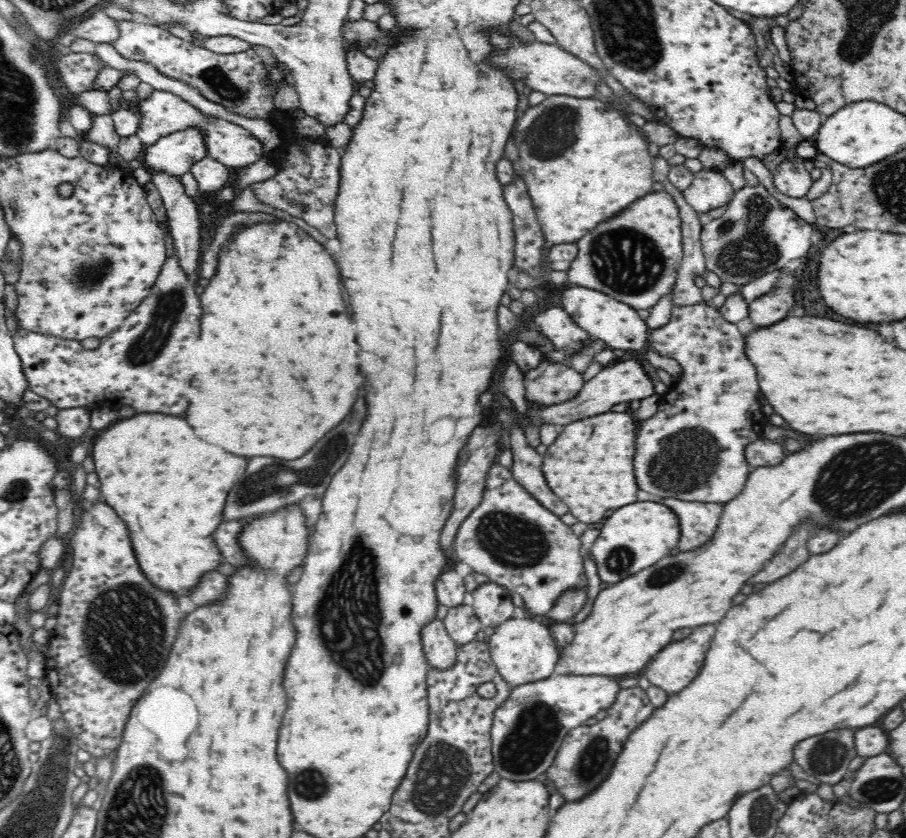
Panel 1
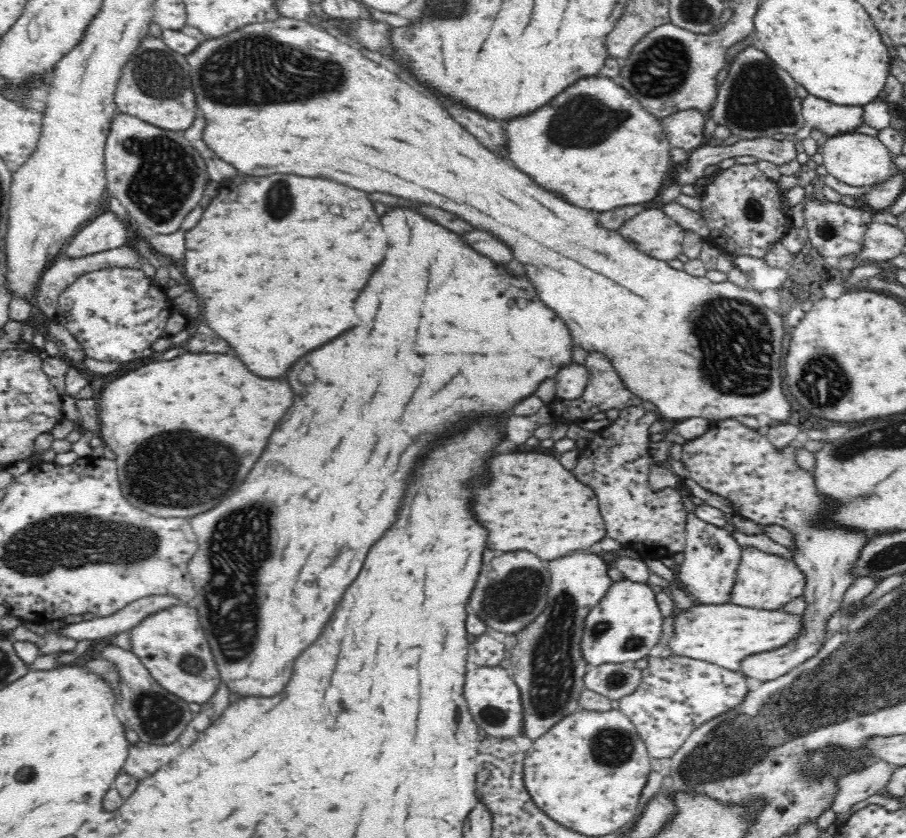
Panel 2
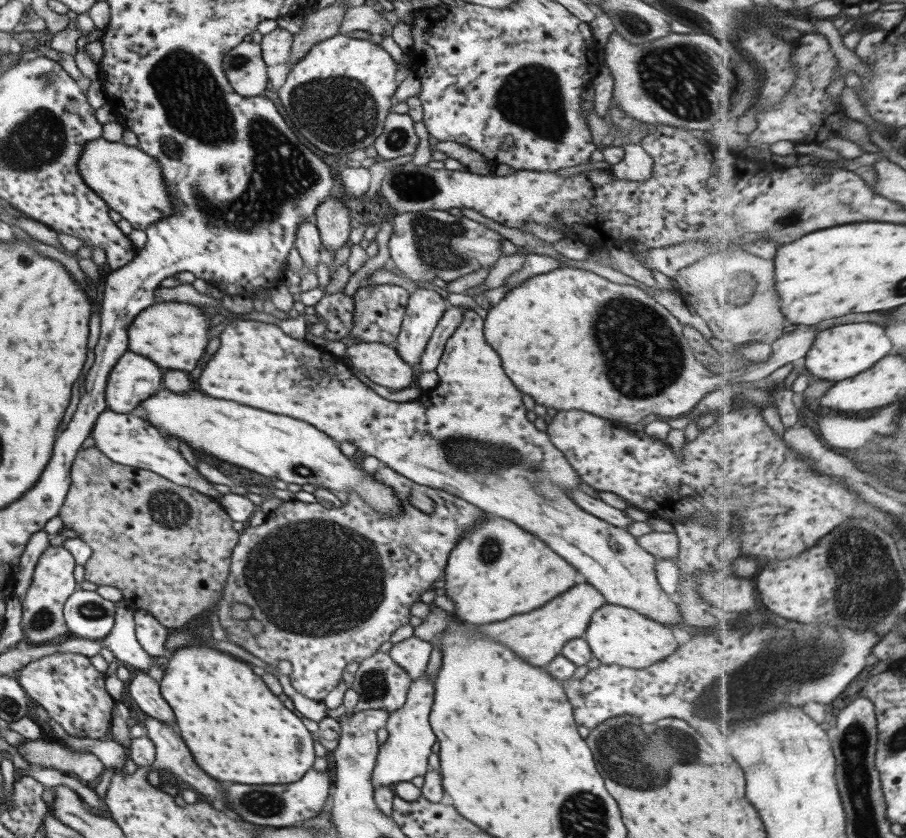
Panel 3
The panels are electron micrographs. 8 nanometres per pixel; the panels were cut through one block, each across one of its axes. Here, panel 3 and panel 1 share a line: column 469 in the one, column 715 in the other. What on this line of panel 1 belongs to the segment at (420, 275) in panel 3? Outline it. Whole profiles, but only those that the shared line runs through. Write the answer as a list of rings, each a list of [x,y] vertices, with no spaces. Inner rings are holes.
[[[758,183],[738,189],[727,204],[727,209],[719,218],[705,219],[700,240],[707,270],[717,274],[722,282],[733,282],[739,286],[748,284],[768,272],[784,268],[790,260],[801,258],[810,250],[812,224],[798,217],[792,209],[780,203],[766,188]]]

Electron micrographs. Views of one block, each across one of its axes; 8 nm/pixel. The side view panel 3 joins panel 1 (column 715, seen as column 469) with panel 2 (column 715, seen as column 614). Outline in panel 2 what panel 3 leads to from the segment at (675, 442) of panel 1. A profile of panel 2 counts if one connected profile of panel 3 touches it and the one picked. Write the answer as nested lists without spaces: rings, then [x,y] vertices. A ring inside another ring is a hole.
[[[681,480],[677,490],[682,495],[686,510],[684,560],[677,565],[680,582],[690,591],[690,596],[694,596],[700,603],[728,604],[735,586],[737,568],[742,560],[743,547],[731,536],[727,527],[707,524],[695,515],[697,506],[689,499],[692,494],[684,480]]]

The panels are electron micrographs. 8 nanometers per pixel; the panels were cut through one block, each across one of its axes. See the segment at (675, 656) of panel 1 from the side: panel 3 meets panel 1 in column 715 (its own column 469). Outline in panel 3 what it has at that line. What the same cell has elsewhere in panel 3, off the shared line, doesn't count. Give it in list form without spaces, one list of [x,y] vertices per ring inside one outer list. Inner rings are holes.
[[[587,583],[578,584],[569,592],[564,592],[561,596],[550,600],[532,612],[512,616],[508,620],[486,624],[486,626],[468,626],[468,632],[484,634],[484,636],[504,644],[512,652],[516,652],[516,655],[527,664],[543,668],[556,656],[561,655],[562,647],[568,641],[583,636],[594,611],[606,603],[604,596],[596,588]]]

